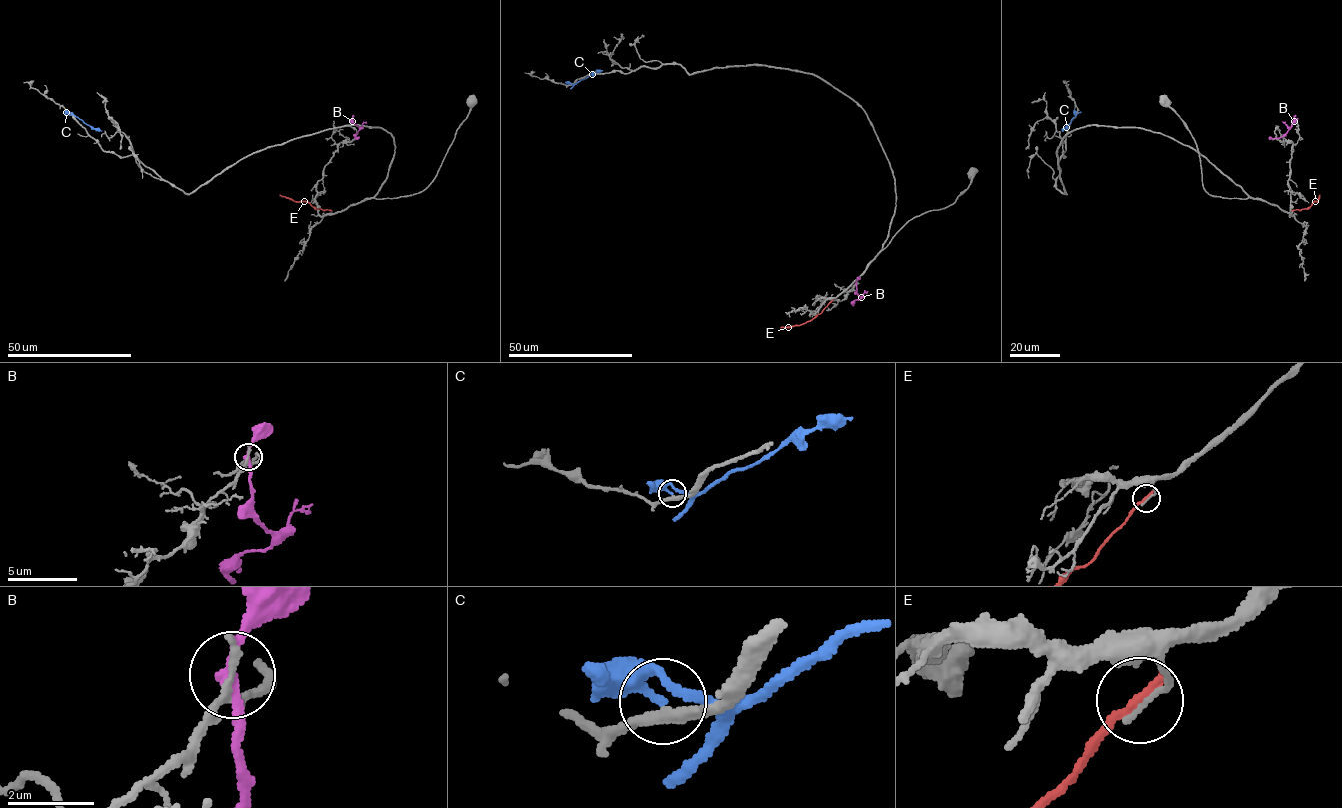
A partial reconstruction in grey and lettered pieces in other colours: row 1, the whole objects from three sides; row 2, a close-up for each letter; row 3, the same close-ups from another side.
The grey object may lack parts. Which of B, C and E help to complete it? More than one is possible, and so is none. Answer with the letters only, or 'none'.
none

